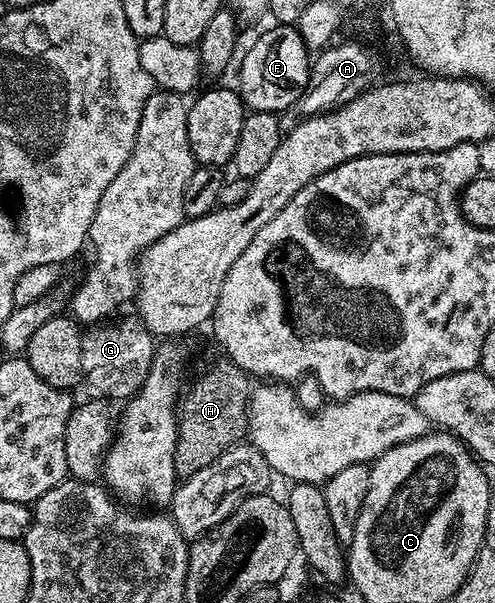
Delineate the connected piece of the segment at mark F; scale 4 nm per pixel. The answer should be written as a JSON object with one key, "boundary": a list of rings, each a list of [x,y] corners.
{"boundary":[[[274,25],[272,27],[272,29],[264,32],[245,53],[238,71],[236,87],[249,110],[281,114],[286,109],[291,110],[306,90],[312,59],[308,47],[302,41],[300,32],[295,26]]]}

